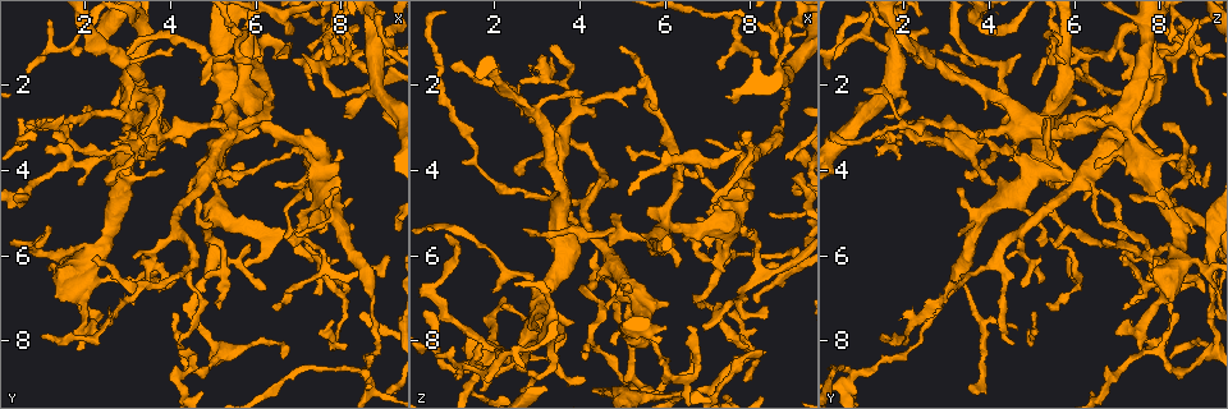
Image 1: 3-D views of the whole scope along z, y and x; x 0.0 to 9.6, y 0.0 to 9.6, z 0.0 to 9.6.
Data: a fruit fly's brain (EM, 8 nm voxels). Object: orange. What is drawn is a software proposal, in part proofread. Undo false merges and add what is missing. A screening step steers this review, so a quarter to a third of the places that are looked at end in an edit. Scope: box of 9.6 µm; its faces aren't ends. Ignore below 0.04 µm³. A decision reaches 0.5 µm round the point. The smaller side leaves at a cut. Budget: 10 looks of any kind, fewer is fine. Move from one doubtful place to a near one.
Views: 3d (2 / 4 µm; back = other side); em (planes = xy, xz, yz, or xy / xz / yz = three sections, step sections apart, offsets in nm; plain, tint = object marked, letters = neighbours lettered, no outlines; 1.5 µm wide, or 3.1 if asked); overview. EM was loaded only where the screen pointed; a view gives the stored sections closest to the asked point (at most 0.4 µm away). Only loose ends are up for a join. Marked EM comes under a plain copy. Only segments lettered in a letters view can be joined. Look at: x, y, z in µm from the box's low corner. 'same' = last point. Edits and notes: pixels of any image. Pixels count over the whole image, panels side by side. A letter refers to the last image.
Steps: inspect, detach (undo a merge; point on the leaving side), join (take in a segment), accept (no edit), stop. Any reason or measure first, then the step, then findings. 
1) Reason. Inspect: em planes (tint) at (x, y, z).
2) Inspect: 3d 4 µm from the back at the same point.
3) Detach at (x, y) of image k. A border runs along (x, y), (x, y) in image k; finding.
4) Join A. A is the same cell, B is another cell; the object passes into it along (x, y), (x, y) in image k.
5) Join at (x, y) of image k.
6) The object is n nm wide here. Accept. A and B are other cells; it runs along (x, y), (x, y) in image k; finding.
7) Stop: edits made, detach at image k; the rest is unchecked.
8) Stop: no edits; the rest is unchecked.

Looks like a crossing. Inspect: em yz step 4 (tint) at (8.65, 8.90, 0.85).

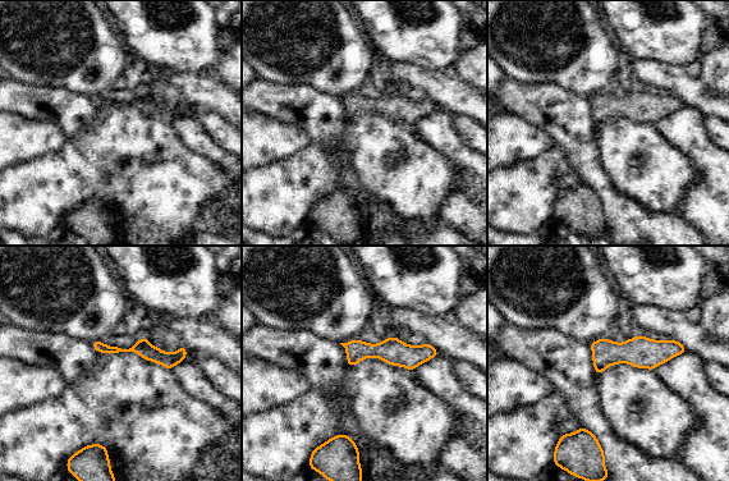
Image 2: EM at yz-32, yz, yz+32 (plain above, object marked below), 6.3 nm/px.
What lies round it. Inspect: em yz step 4 (letters) at the same point.

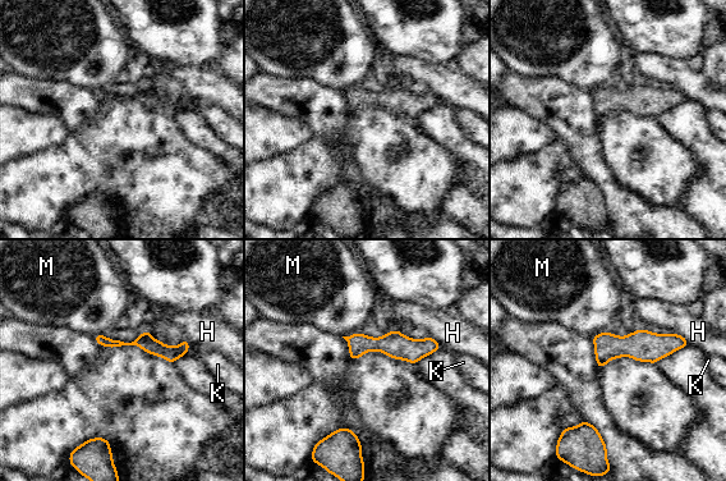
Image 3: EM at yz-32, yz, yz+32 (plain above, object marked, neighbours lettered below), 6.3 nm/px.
Accept. H, K and M are other cells; it runs along (99, 338), (164, 351), (185, 343) in image 3; continuous, no second neuron.

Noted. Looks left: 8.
Thin end. Inspect: em xz step 8 (letters) at (4.10, 8.05, 4.60).

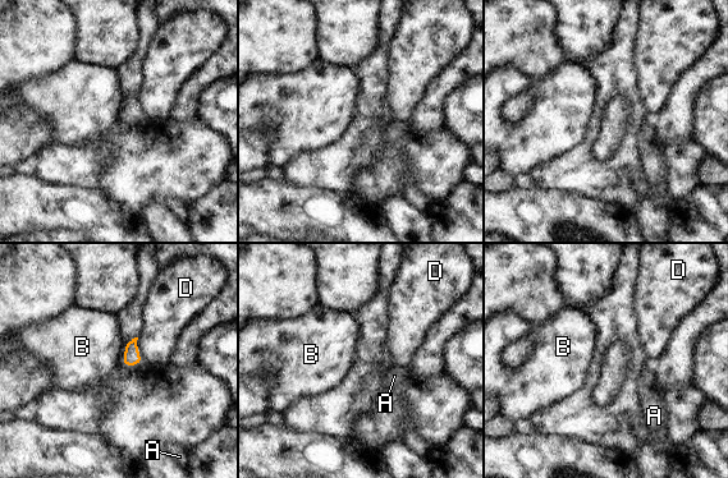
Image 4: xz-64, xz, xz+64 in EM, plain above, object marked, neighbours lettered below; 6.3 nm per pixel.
The longest contact is with D, 160 nm. Accept. A, B and D are other cells; a border runs along (126, 344), (122, 363) in image 4; no lettered segment goes on from it.

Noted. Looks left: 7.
An open end. Inspect: em yz step 4 (letters) at (6.65, 8.50, 8.25).

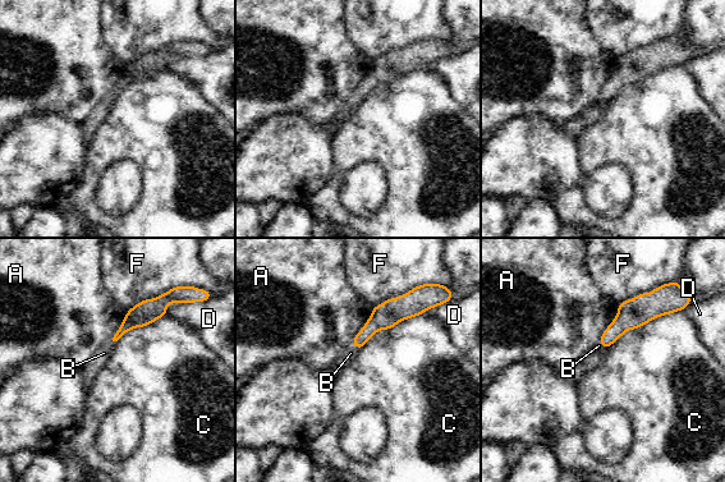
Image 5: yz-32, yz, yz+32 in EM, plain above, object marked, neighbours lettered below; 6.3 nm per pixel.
Another direction. Inspect: em planes (letters) at the same point.

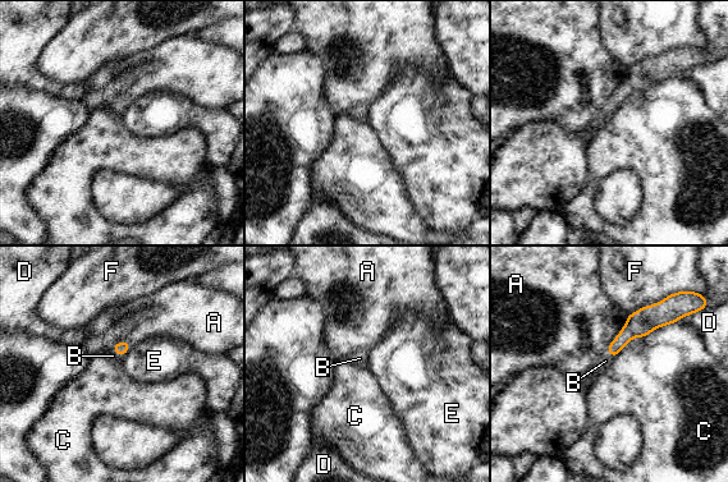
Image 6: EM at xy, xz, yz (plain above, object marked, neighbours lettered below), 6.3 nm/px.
Join B. B is the same cell, A, C, D, E and F are other cells; the neuron continues.

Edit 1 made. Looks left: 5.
Redraw. Inspect: overview.

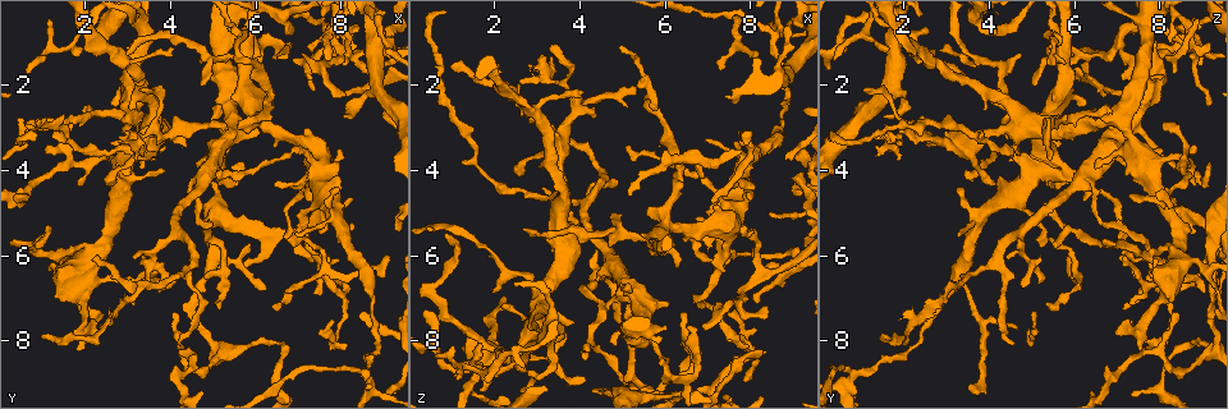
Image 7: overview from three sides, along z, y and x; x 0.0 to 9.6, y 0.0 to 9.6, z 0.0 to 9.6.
An open end. Inspect: 3d 4 µm from the back at (8.10, 2.80, 1.55).

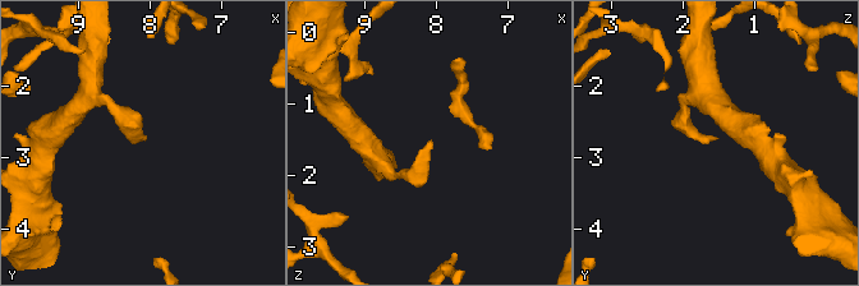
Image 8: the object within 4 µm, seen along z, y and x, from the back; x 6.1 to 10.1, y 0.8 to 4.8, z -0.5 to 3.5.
Inspect: em xy step 4 (letters) at (8.05, 2.75, 1.50).

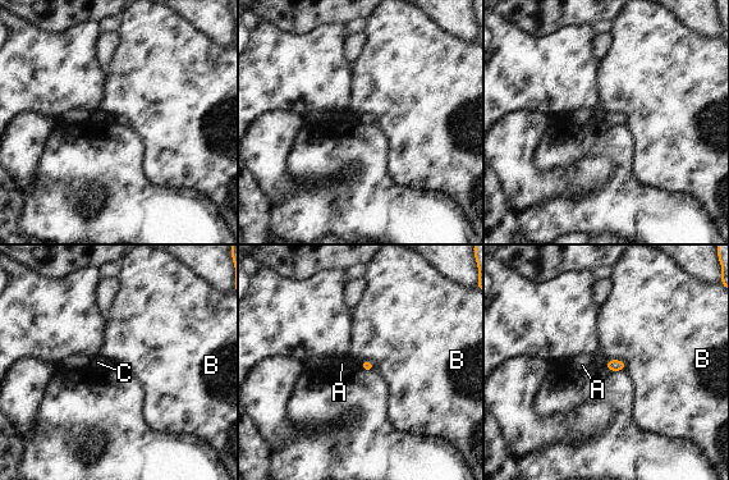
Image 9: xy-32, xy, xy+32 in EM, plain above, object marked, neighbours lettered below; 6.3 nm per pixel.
Inspect: em planes (letters) at the same point.

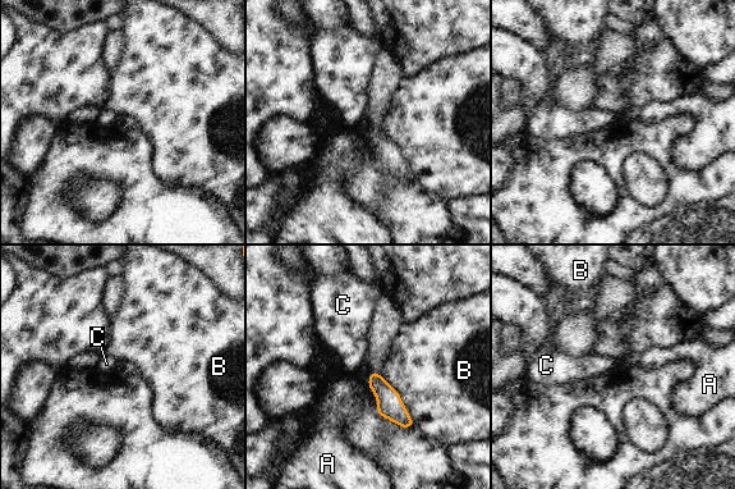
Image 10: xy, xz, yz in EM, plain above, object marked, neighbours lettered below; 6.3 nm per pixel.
The longest contact is with B, 440 nm. Accept. A, B and C are other cells; a border runs along (375, 370), (400, 396), (414, 425) in image 10; none of them fits.

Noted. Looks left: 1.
Stop: edits made, join at image 6; the rest is unchecked.

